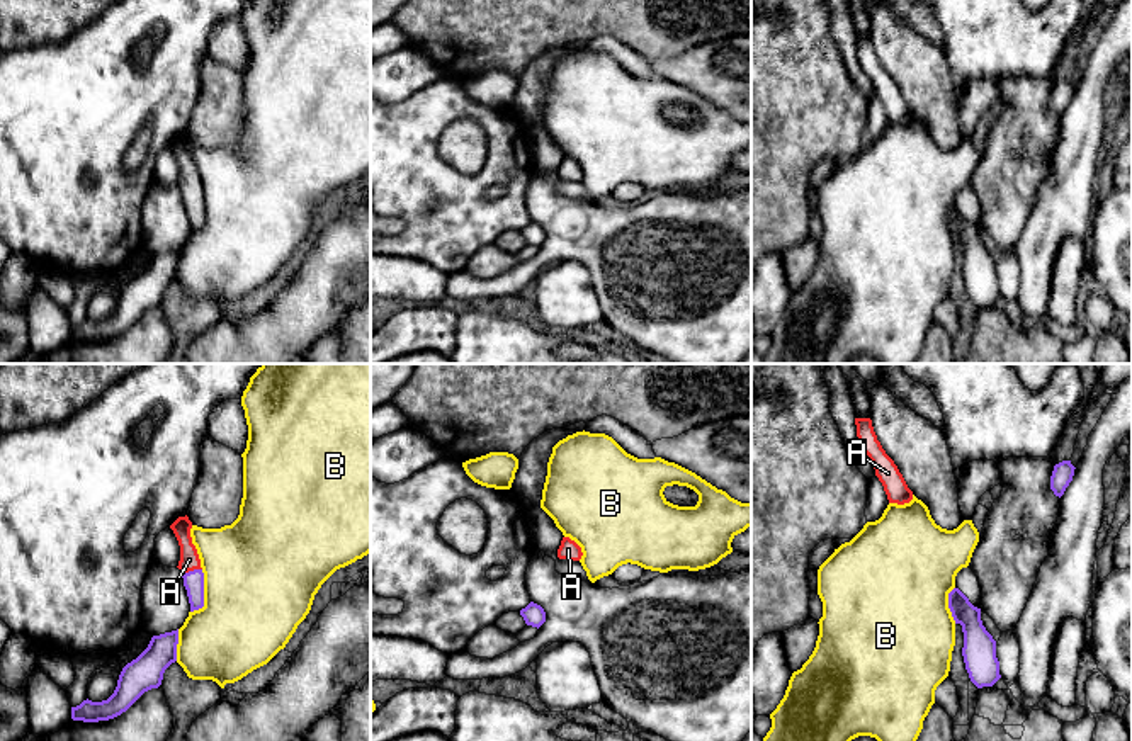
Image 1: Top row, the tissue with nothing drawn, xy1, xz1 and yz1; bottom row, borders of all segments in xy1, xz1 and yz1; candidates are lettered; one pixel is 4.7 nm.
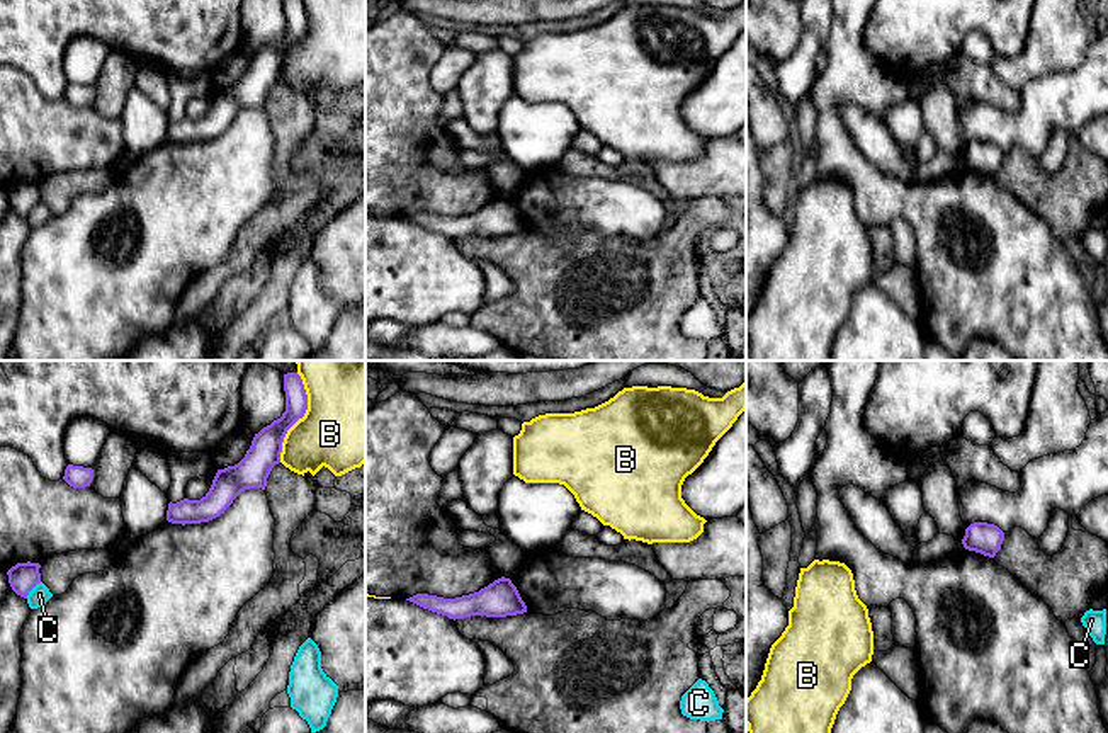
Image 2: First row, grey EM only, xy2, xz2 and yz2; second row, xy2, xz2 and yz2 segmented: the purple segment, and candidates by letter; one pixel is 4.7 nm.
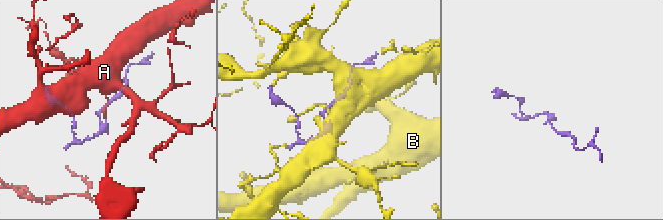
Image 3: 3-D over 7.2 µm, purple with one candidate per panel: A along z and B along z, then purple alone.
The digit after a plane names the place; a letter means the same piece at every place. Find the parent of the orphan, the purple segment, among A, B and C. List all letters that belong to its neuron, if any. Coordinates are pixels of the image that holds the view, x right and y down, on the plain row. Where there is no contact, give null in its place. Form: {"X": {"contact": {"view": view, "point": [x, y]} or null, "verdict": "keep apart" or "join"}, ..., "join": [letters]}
{"A": {"contact": {"view": "xy1", "point": [191, 191]}, "verdict": "join"}, "B": {"contact": {"view": "xy2", "point": [296, 39]}, "verdict": "keep apart"}, "C": {"contact": {"view": "xy2", "point": [33, 206]}, "verdict": "keep apart"}, "join": ["A"]}

